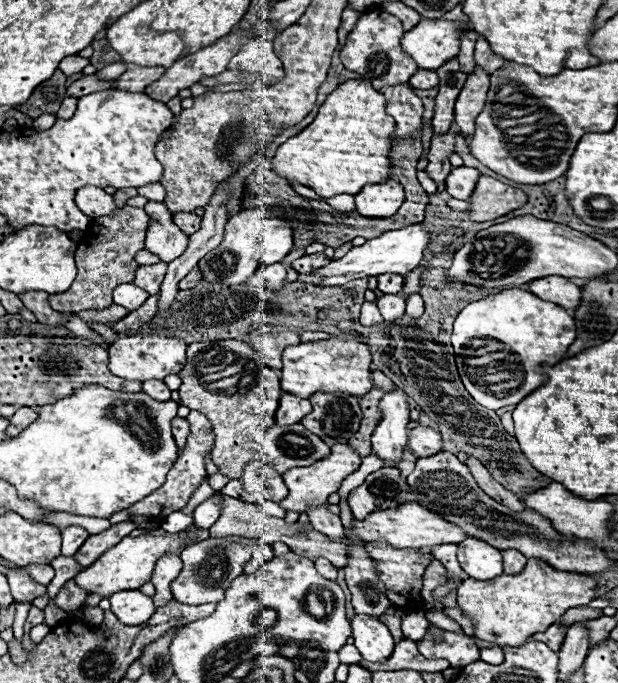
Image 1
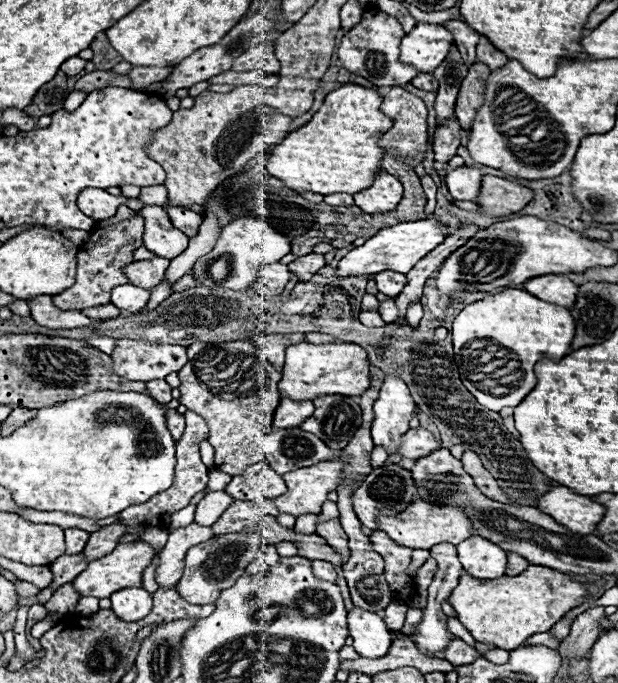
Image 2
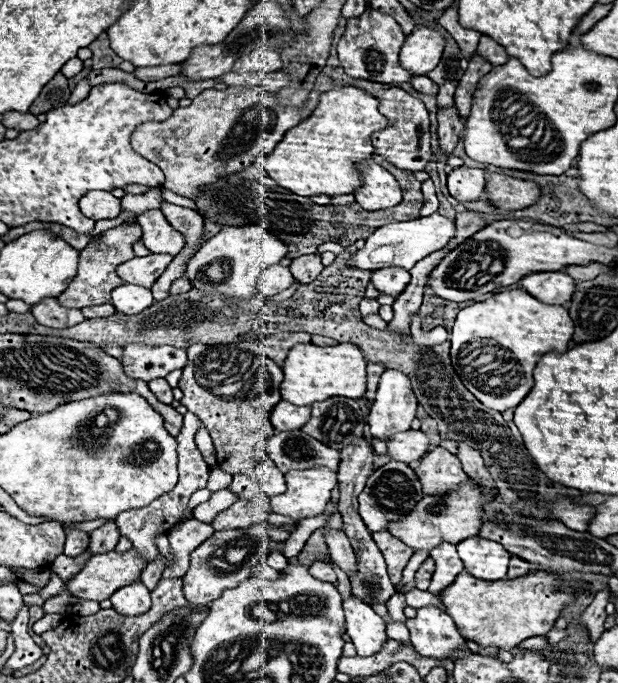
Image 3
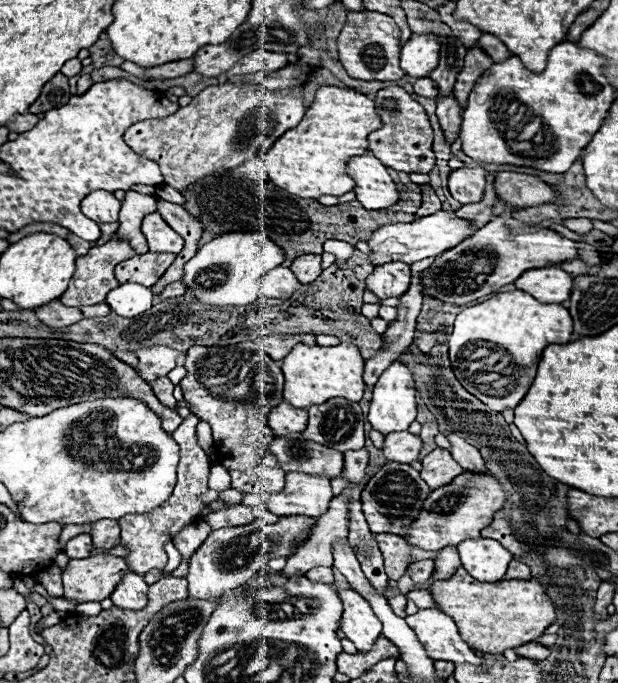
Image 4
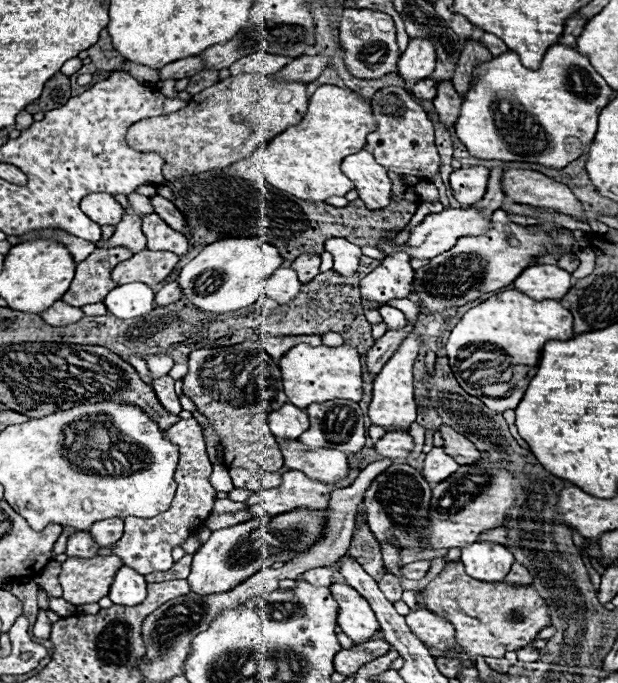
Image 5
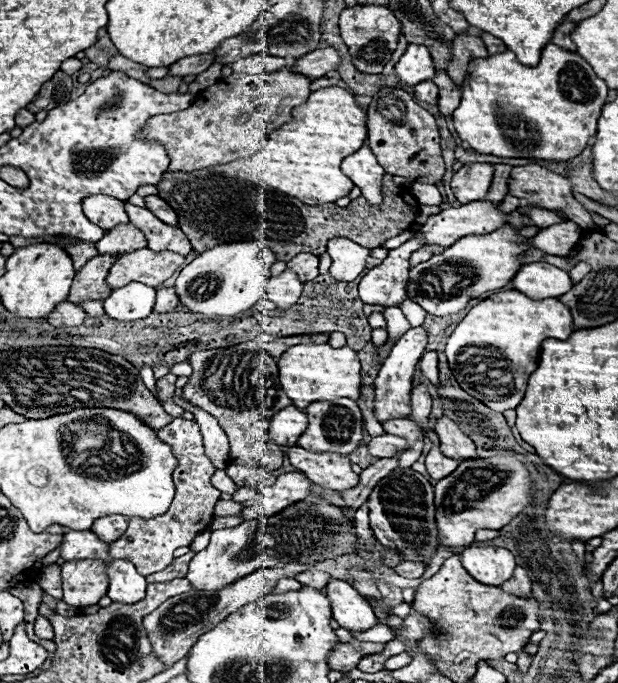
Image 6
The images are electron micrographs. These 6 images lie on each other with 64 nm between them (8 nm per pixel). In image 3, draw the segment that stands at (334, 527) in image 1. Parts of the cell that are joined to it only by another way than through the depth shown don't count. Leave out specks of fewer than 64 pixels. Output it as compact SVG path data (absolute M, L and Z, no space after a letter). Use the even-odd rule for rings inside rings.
M330 530L326 534L326 542L328 542L328 548L330 548L330 556L332 556L332 562L342 568L348 576L356 576L356 558L354 558L354 552L352 552L352 546L350 546L350 540L346 538L344 532L336 532L336 530Z

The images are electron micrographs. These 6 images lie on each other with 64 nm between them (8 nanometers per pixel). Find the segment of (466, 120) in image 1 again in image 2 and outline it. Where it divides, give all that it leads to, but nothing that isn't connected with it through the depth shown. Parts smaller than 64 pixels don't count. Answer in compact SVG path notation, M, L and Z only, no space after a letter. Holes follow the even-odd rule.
M474 62L468 68L468 76L462 80L458 100L456 100L456 118L464 130L470 130L476 108L480 108L482 104L484 84L488 74L490 74L490 68L486 68L486 64Z

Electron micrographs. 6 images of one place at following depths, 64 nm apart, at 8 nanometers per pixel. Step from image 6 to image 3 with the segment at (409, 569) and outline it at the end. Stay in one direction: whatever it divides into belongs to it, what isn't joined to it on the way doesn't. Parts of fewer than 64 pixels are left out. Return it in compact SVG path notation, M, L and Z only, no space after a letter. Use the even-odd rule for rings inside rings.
M426 558L420 568L416 570L416 588L418 590L426 590L428 584L430 584L430 576L434 572L434 560L432 558Z

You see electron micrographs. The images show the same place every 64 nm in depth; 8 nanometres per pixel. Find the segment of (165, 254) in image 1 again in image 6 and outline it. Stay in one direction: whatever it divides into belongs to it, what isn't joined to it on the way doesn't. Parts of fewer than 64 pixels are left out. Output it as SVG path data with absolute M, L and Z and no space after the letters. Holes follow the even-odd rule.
M124 201L124 207L130 216L130 222L146 236L150 250L154 250L154 252L170 250L170 252L178 252L182 256L186 256L192 250L190 240L182 234L180 228L160 222L146 208L138 208L138 206L128 204L128 201Z

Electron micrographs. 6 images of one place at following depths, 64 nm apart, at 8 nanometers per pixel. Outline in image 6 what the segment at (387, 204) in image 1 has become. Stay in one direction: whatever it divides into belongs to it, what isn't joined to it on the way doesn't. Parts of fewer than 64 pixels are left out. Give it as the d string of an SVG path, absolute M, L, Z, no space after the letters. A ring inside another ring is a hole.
M362 144L354 154L346 156L342 160L344 174L362 190L362 196L370 204L380 204L380 190L382 190L382 178L384 170L380 168L374 152L368 148L368 144Z

